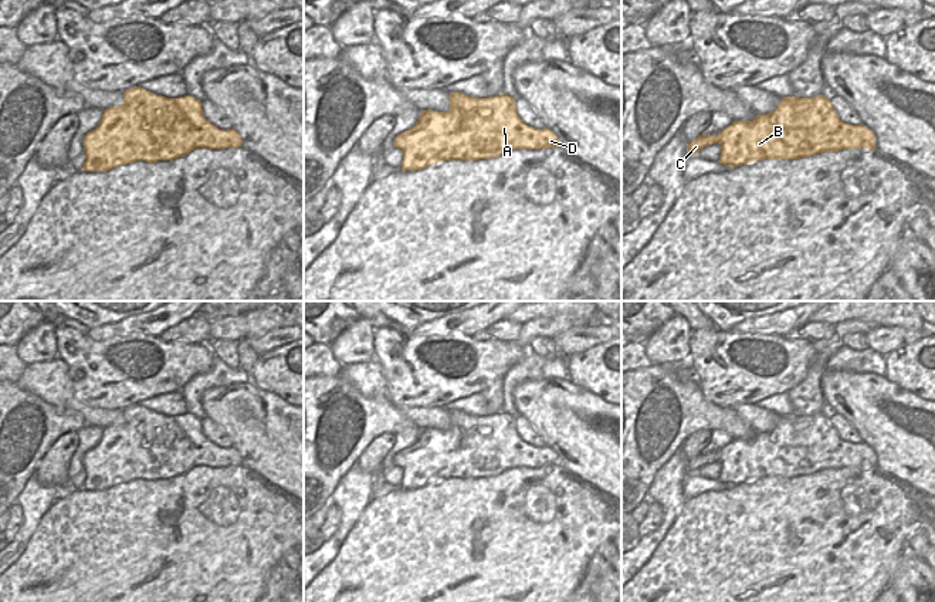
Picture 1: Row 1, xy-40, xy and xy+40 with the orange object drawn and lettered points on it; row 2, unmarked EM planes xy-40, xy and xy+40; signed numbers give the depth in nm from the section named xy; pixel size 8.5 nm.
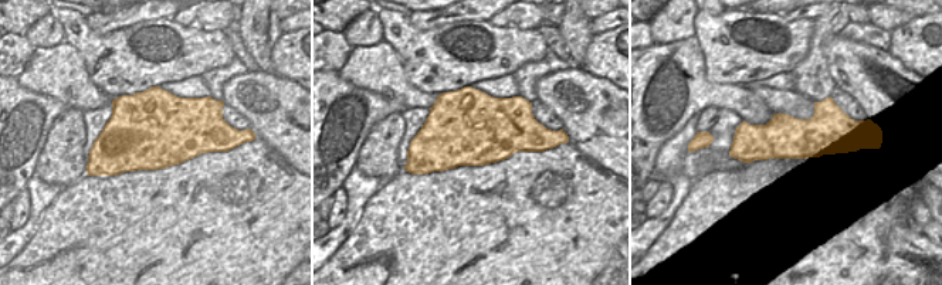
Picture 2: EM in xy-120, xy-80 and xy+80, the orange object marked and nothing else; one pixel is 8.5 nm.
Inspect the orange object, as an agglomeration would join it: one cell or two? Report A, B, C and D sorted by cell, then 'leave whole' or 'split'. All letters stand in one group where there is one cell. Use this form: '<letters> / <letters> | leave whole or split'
A B C D | leave whole

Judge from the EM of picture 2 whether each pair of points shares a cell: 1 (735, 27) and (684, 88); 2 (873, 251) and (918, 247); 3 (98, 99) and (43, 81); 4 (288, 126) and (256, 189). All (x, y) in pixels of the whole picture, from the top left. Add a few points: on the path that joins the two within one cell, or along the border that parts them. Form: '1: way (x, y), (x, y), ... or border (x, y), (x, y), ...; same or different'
1: border (695, 34), (704, 57), (705, 75), (729, 85); different
2: border (904, 221), (887, 233), (887, 253), (881, 270); different
3: way (84, 95), (67, 81), (57, 81); same
4: border (257, 136), (297, 170); different

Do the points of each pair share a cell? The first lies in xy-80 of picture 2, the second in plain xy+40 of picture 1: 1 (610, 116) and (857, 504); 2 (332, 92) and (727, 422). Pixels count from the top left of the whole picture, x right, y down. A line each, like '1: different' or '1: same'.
1: different
2: same

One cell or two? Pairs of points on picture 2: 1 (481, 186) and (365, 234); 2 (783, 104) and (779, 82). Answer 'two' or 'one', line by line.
1: one
2: two

